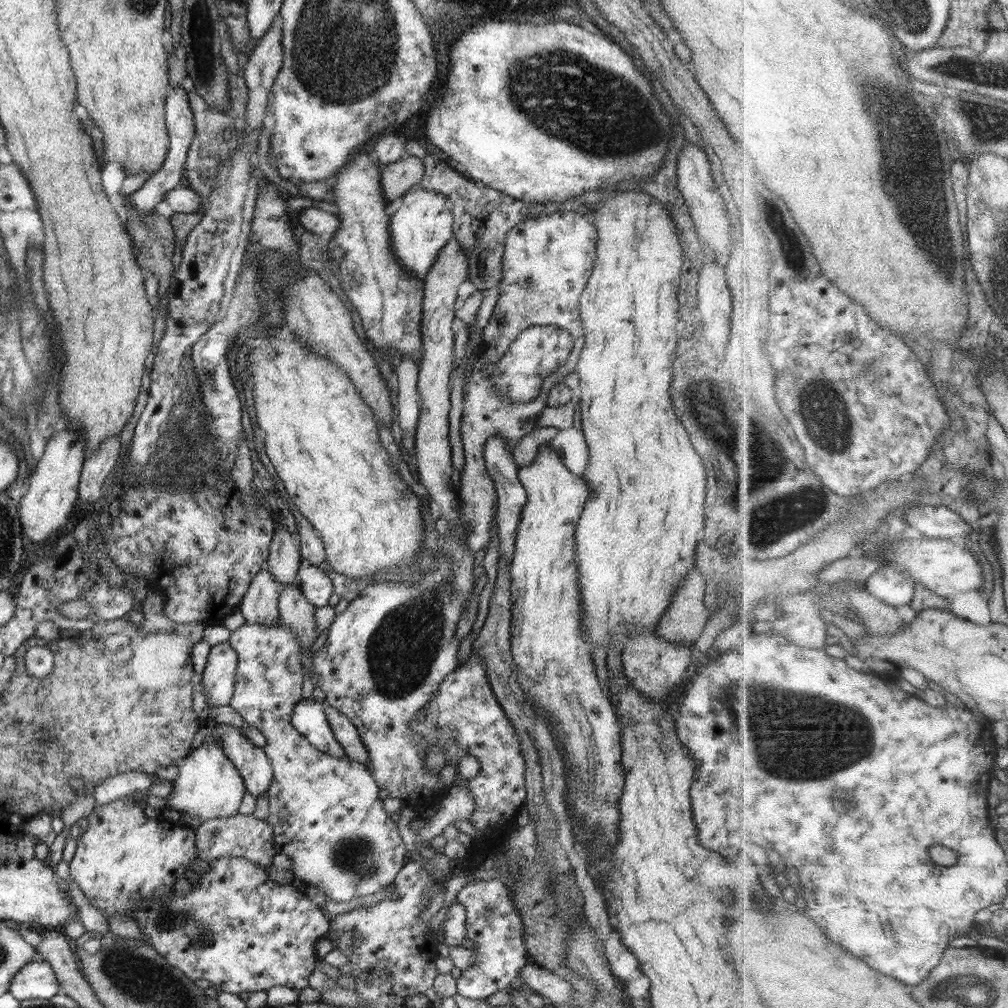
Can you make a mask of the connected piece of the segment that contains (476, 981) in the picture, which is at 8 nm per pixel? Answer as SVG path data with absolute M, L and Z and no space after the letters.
M478 879L478 882L471 881L458 892L455 902L462 905L466 911L466 938L475 943L475 948L472 949L475 952L474 963L462 970L462 975L456 979L456 992L460 996L478 1000L478 998L486 999L500 990L510 989L515 984L520 968L523 968L529 959L522 939L523 924L506 886L500 880Z

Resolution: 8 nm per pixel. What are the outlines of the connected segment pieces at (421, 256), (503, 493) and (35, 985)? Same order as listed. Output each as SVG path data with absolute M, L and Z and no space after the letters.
M418 186L402 196L402 206L390 215L389 236L396 262L400 264L400 268L412 272L418 280L426 278L440 249L453 238L454 218L447 202L446 196Z
M492 436L484 442L483 458L485 462L485 470L488 471L489 478L492 479L493 486L496 487L498 513L496 520L498 522L498 552L500 560L504 560L506 564L511 564L512 554L514 552L514 538L516 538L516 528L520 524L520 512L526 504L526 489L522 486L517 477L518 467L512 452L508 448L508 444L504 442L502 436Z
M46 960L32 961L14 975L9 992L16 1000L52 998L60 992L55 972Z

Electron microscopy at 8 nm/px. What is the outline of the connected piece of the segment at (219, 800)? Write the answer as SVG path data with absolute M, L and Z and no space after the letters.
M212 740L178 761L179 772L172 781L172 792L166 797L166 807L178 810L181 816L198 817L200 824L208 819L226 818L238 813L243 798L248 795L245 784L232 761L224 755L221 742Z

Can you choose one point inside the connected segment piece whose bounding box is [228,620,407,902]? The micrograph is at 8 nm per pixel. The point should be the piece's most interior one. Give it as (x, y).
(325, 813)

